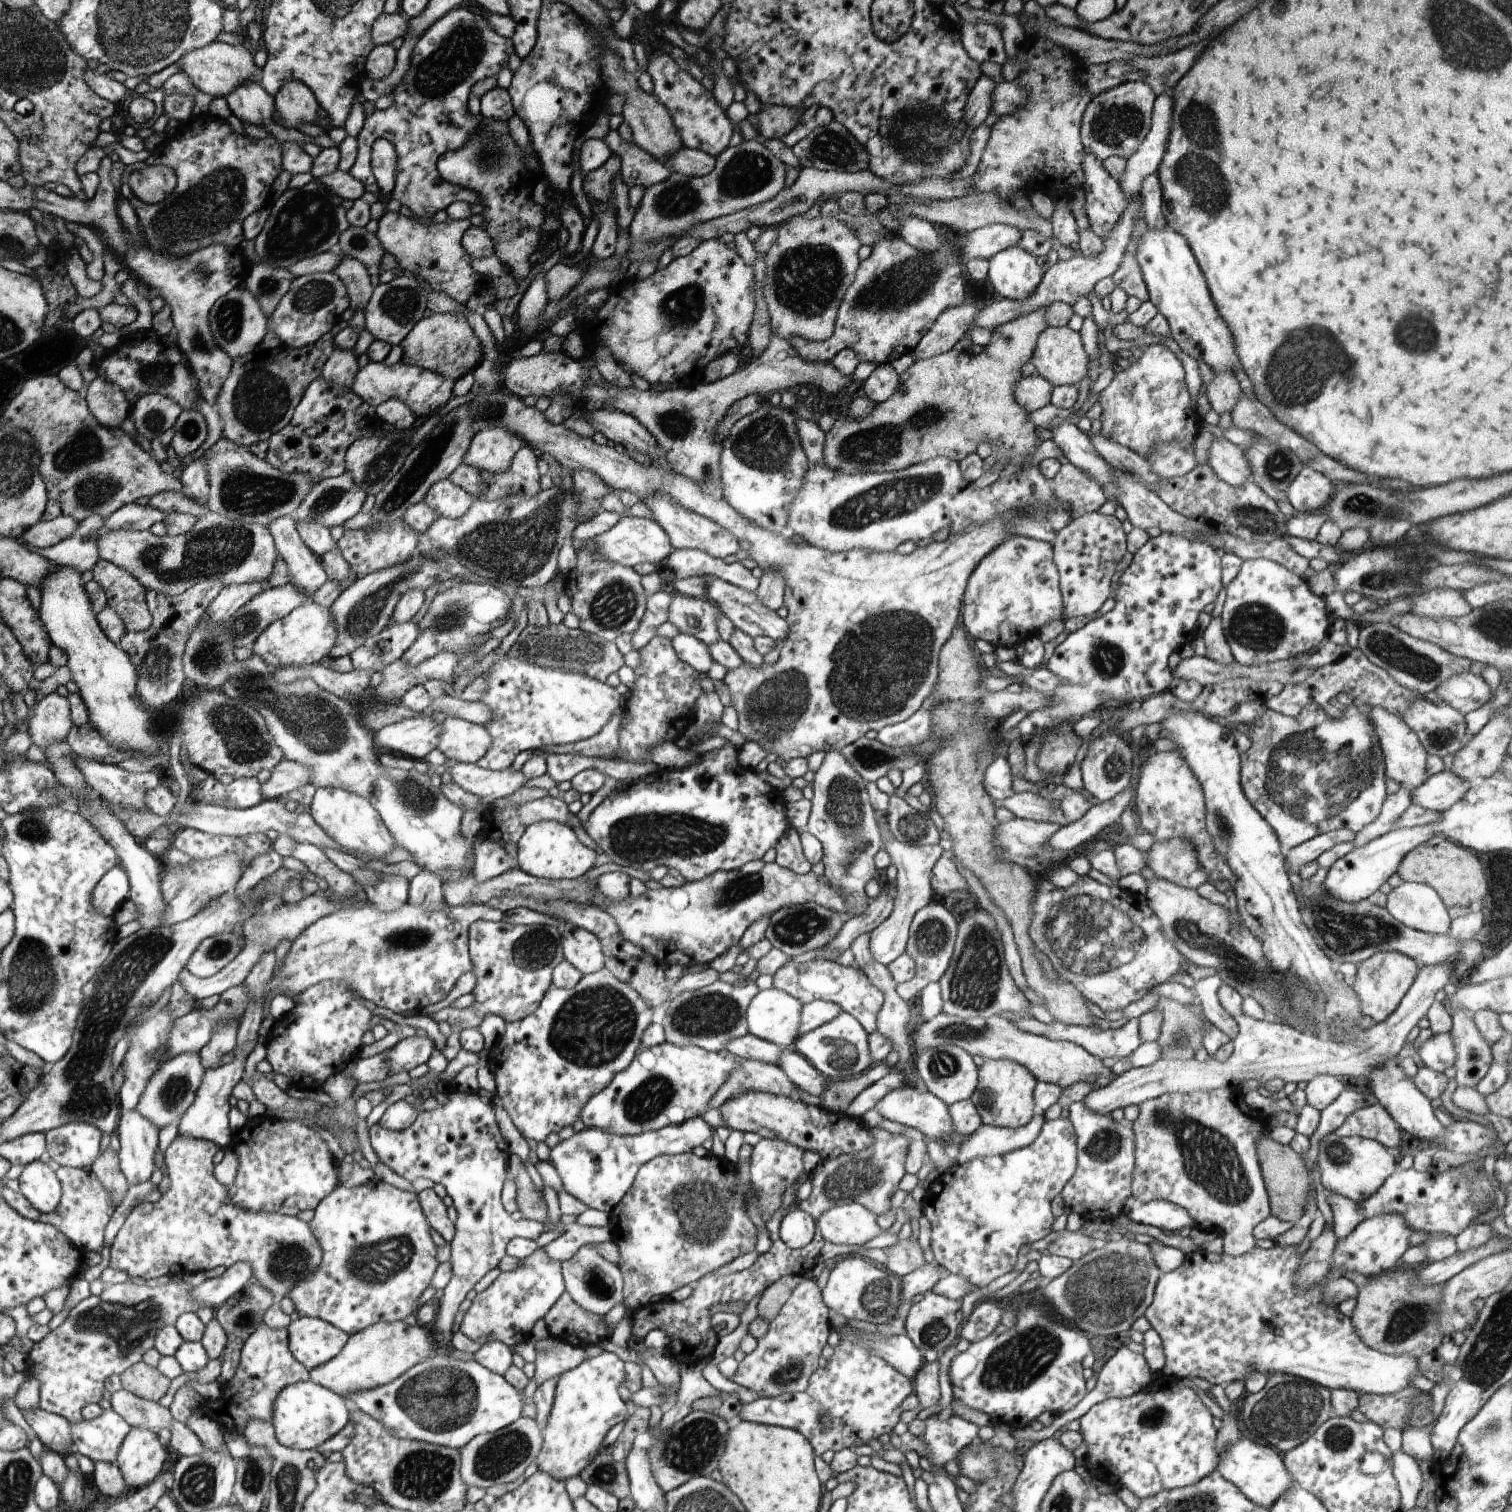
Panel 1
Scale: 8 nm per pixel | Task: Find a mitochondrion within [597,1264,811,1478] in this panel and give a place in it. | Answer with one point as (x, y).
(697, 1445)

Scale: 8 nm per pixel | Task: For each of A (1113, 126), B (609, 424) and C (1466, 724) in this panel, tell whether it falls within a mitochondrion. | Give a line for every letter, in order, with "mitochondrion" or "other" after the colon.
A: mitochondrion
B: other
C: other

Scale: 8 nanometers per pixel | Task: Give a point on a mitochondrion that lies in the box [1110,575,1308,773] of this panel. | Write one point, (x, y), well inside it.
(1256, 626)

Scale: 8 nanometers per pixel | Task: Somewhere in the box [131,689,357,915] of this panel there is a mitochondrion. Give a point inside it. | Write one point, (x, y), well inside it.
(245, 743)

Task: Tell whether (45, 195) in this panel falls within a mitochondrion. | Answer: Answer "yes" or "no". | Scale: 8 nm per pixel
no

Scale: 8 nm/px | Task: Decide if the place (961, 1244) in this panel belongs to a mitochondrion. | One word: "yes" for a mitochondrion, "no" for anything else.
no

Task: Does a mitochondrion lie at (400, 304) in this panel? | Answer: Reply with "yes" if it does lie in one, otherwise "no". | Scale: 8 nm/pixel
yes

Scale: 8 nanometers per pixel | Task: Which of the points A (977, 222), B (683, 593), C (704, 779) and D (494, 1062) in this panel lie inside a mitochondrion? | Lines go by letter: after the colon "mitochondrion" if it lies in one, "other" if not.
A: other
B: other
C: other
D: other

